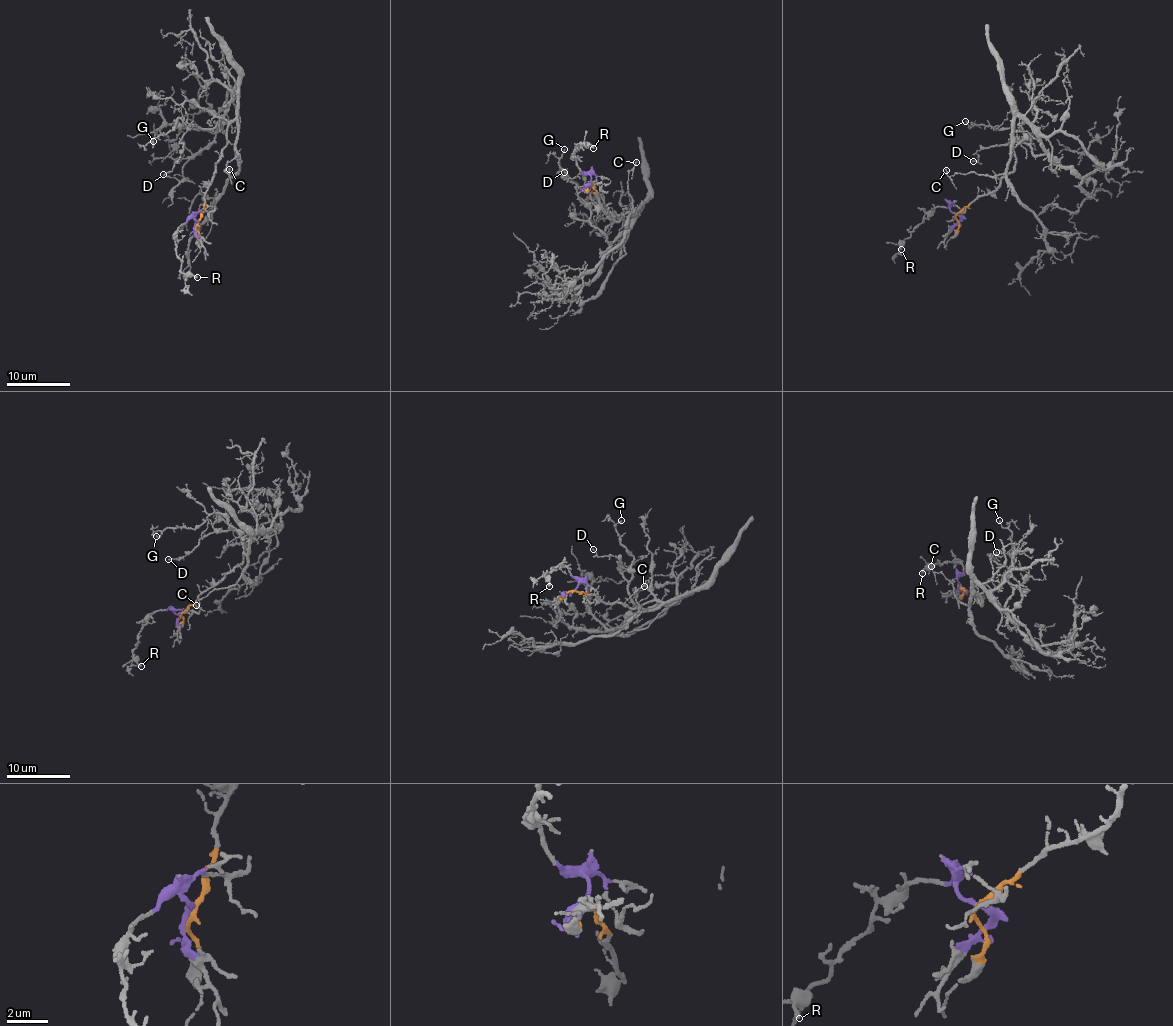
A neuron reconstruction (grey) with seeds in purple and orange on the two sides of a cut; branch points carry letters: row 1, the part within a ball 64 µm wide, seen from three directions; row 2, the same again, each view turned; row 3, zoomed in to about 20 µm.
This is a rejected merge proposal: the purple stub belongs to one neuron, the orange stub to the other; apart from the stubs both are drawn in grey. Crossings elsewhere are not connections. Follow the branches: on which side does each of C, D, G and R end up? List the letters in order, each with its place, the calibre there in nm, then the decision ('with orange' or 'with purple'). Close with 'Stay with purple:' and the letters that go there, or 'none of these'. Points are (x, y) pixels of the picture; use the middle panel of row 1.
C: place (636, 162); calibre 100 nm; with orange
D: place (564, 172); calibre 140 nm; with orange
G: place (564, 149); calibre 130 nm; with orange
R: place (593, 148); calibre 200 nm; with purple
Stay with purple: R

